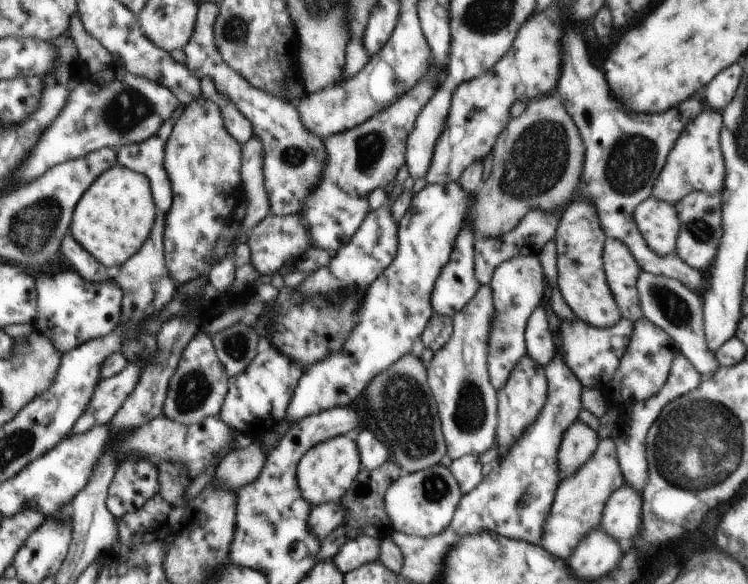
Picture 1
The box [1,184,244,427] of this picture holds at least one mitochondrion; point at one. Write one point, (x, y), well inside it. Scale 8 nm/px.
(32, 230)

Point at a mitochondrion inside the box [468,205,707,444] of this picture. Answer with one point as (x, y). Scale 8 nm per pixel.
(669, 303)

